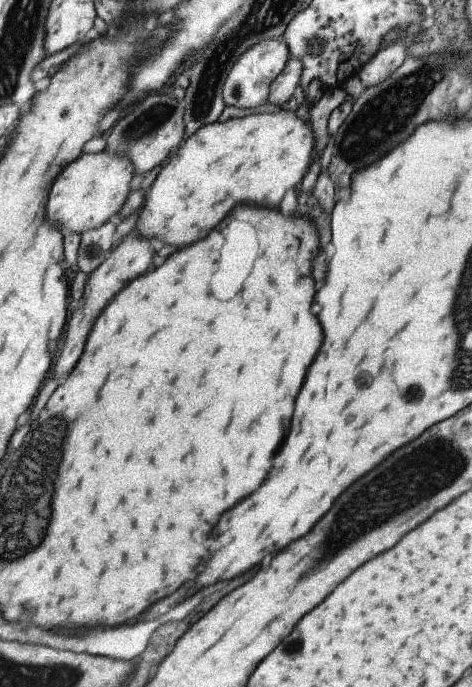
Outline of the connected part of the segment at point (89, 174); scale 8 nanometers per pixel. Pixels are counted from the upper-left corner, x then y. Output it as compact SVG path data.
M103 149L93 154L81 154L81 158L77 158L69 166L65 166L65 170L55 178L55 182L53 182L51 190L49 190L47 216L62 232L62 236L67 233L81 234L99 228L107 221L109 216L113 216L119 211L134 183L133 165L125 155L121 156L121 154L115 154L113 151Z

